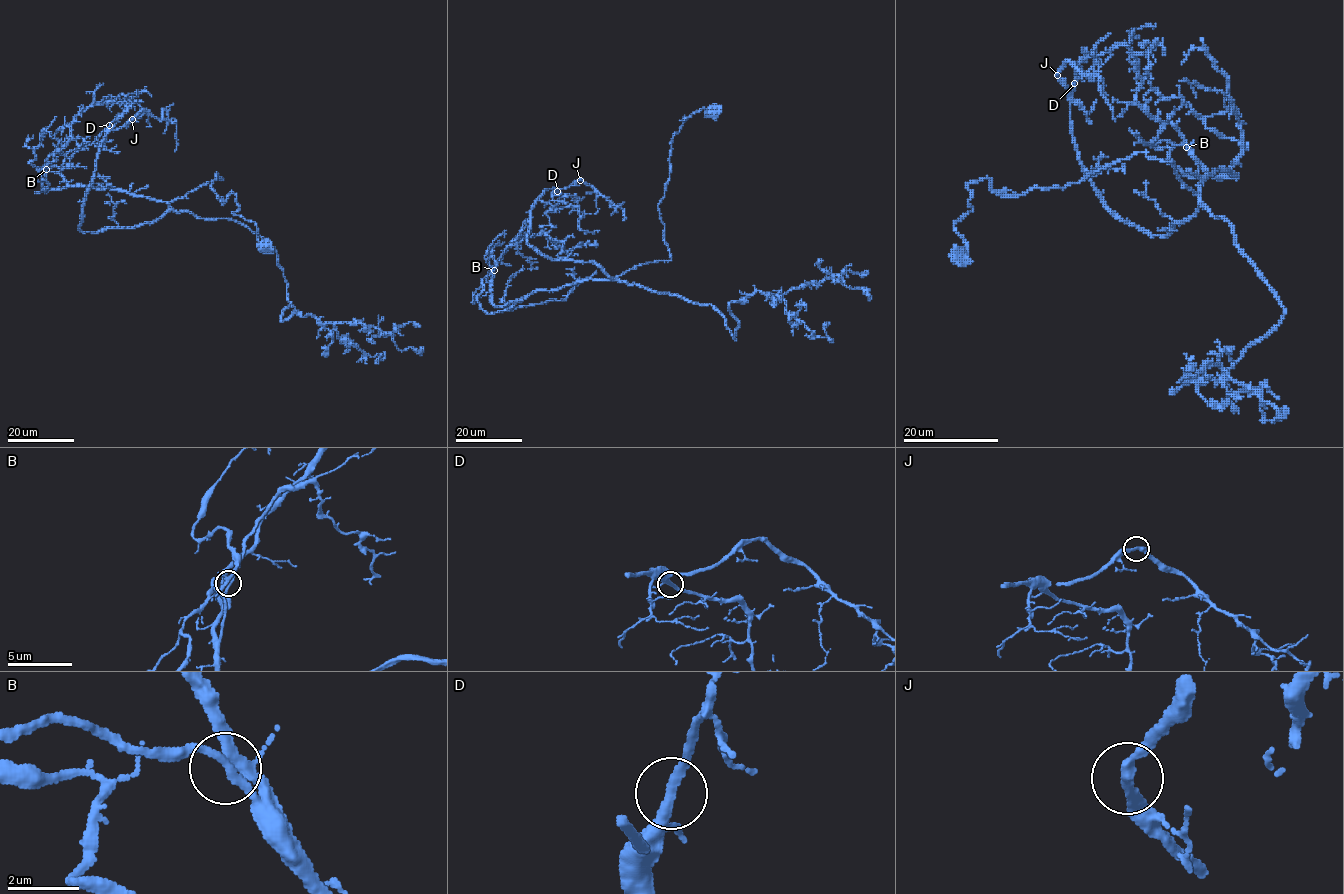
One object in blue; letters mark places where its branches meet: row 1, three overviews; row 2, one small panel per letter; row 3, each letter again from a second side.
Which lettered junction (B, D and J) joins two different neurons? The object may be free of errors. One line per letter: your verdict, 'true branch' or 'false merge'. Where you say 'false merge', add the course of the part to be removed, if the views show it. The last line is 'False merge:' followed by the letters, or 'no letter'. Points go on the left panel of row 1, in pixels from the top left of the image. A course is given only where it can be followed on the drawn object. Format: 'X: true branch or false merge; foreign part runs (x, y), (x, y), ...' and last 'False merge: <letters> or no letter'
B: true branch
D: true branch
J: true branch
False merge: no letter

